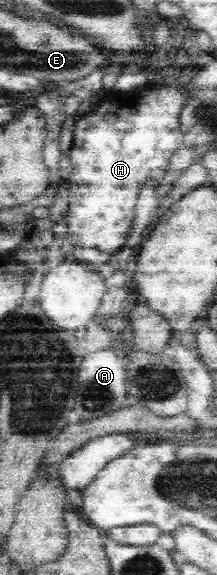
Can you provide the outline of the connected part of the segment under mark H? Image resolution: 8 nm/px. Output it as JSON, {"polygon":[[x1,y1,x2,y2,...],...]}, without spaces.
{"polygon":[[152,83,126,92,112,89,94,111,77,120,69,150,72,173,65,180,68,184,69,207,64,221,68,231,59,238,60,242,65,239,73,245,93,247,112,256,126,245,135,221,140,186,148,178,162,179,172,155,184,146,179,125,184,100,183,88,181,85,175,87,175,84,157,87]]}

